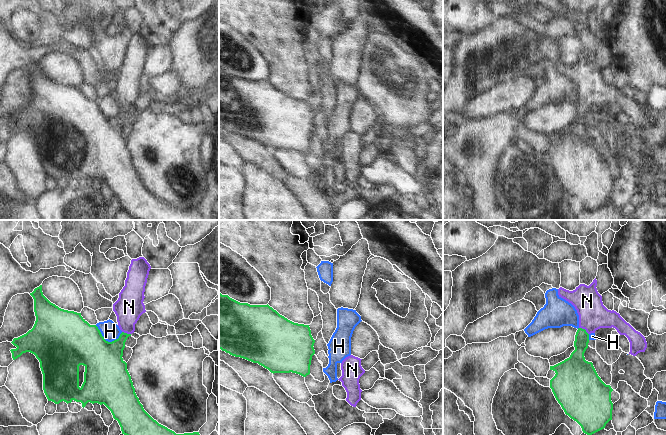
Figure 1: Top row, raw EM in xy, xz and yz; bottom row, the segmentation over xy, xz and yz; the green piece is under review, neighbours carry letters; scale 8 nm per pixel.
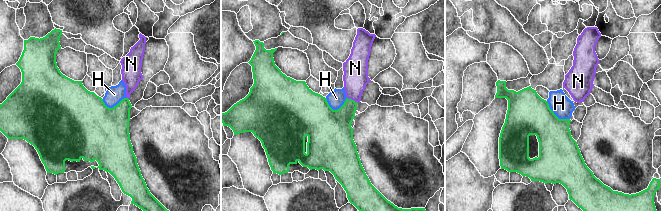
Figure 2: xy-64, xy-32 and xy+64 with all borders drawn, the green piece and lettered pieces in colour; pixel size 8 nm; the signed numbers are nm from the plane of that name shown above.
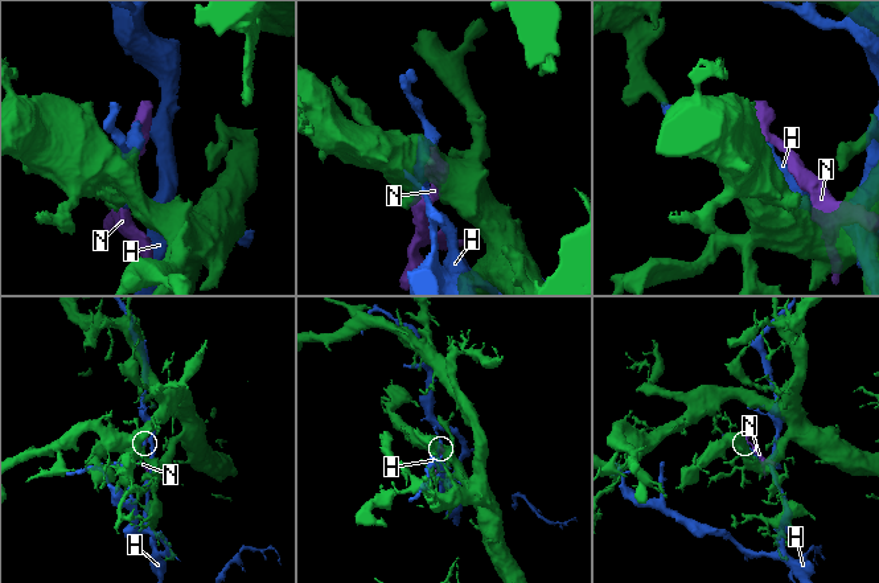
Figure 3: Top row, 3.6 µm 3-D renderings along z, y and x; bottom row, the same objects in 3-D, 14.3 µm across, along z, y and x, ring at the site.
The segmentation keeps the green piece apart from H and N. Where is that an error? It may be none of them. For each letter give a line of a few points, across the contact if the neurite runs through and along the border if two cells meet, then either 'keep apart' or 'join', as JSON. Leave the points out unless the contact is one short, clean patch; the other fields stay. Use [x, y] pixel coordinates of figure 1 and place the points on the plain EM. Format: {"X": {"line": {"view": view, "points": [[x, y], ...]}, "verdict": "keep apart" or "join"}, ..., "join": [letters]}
{"H": {"verdict": "keep apart"}, "N": {"line": {"view": "yz", "points": [[576, 135], [584, 105], [593, 91]]}, "verdict": "join"}, "join": ["N"]}

